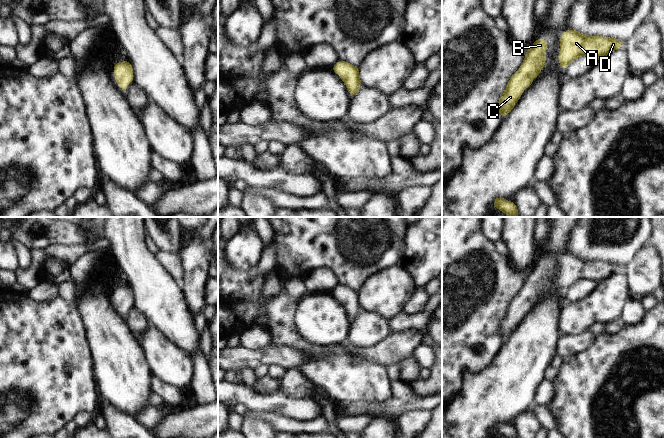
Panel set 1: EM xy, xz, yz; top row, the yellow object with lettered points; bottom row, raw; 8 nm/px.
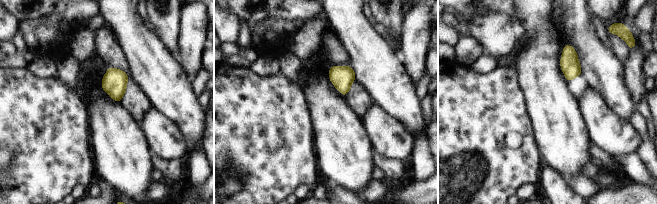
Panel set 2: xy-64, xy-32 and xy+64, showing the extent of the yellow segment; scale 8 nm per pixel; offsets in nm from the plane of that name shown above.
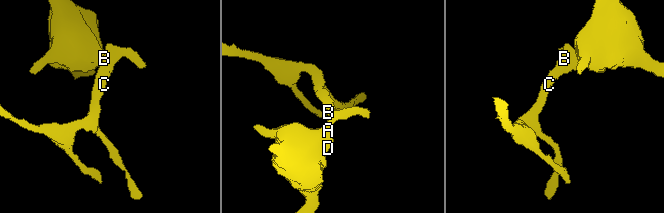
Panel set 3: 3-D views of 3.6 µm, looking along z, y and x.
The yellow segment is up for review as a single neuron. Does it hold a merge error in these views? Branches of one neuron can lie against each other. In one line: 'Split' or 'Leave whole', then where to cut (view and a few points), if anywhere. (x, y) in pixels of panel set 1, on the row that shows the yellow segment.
Leave whole. No split

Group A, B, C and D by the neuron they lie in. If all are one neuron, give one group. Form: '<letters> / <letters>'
A B C D

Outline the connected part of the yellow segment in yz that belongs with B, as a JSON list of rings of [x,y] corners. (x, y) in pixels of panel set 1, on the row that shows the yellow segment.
[[[536,39],[530,49],[526,51],[525,59],[521,68],[512,74],[505,92],[500,96],[498,101],[498,112],[502,118],[514,108],[523,90],[531,86],[532,81],[543,69],[546,59],[546,39]]]

